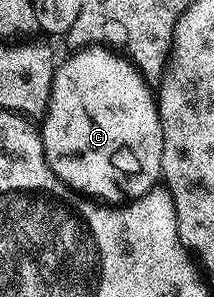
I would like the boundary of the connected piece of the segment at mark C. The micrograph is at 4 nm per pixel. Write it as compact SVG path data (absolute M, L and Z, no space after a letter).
M104 44L72 53L53 71L45 123L39 126L47 164L79 194L109 204L137 198L161 178L163 128L154 91L124 53Z

